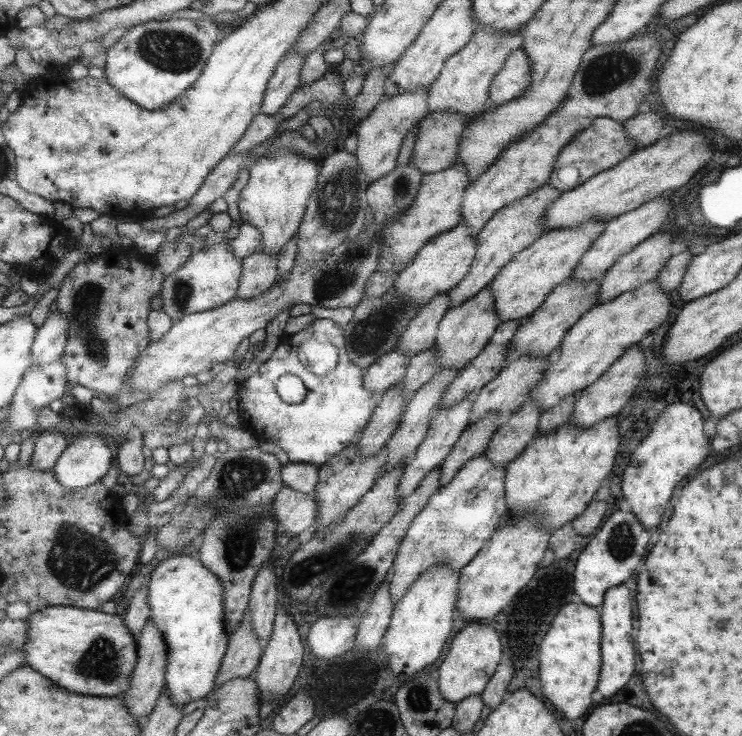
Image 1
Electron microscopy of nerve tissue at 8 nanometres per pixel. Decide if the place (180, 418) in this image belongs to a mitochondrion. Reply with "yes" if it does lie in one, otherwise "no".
no

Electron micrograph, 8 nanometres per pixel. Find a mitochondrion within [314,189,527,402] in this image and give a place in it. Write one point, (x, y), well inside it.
(371, 332)

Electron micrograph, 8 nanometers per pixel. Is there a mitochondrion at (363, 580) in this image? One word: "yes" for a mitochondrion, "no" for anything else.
yes

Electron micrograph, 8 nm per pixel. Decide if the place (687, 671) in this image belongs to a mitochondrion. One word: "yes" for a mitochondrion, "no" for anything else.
no

